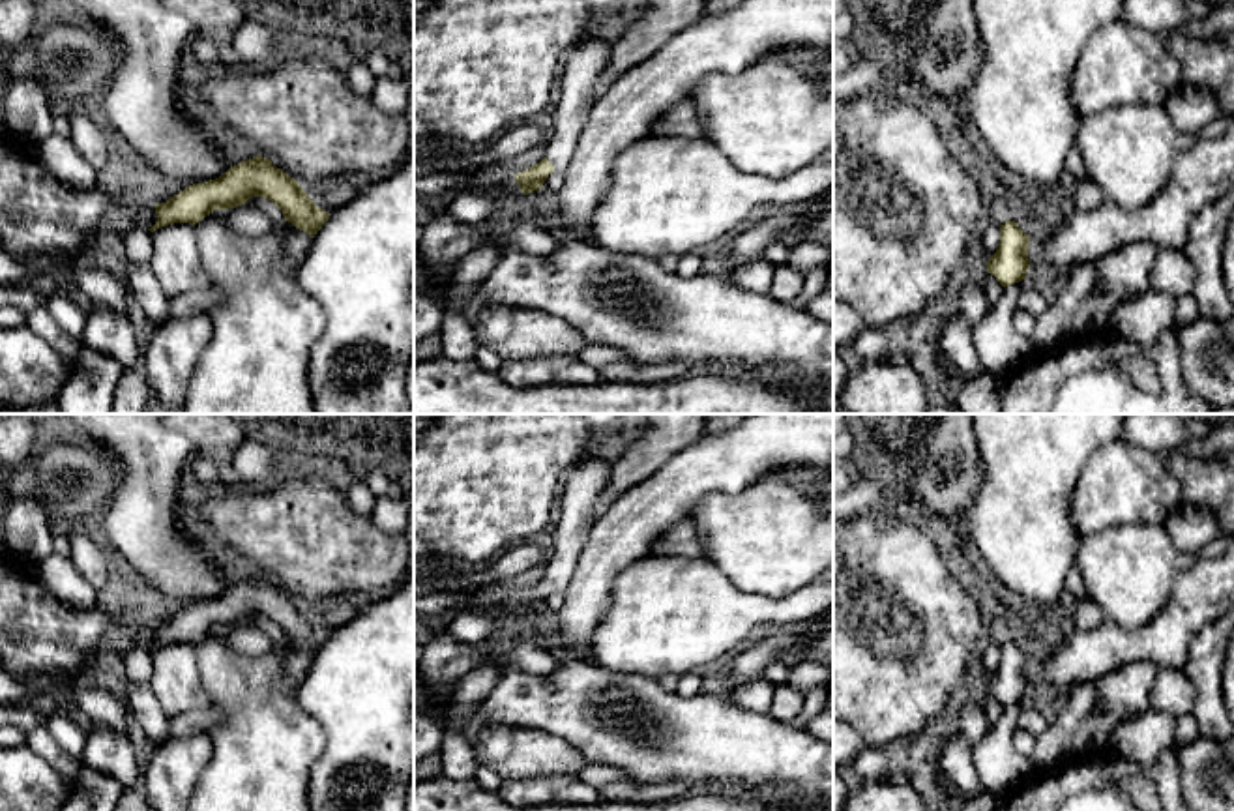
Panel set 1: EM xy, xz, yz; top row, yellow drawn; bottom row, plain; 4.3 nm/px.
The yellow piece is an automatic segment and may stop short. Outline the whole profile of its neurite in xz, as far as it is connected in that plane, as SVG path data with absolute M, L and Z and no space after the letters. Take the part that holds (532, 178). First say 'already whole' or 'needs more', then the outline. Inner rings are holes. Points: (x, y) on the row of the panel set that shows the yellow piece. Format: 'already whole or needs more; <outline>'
needs more; M618 0L584 2L599 21L569 54L560 75L552 129L545 139L545 157L513 174L524 195L541 189L554 170L567 169L595 103L592 90L612 56L614 32L601 19L618 7Z

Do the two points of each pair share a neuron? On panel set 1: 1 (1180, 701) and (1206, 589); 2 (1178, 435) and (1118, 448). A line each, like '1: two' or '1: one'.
1: two
2: two

